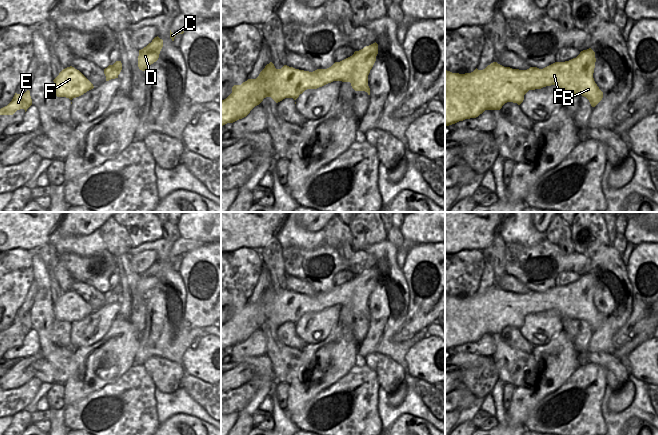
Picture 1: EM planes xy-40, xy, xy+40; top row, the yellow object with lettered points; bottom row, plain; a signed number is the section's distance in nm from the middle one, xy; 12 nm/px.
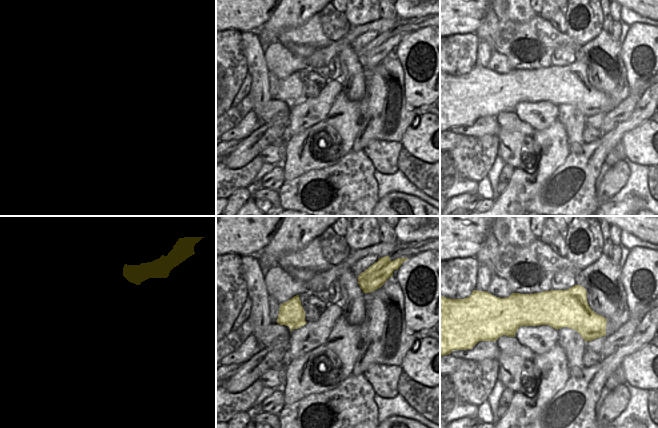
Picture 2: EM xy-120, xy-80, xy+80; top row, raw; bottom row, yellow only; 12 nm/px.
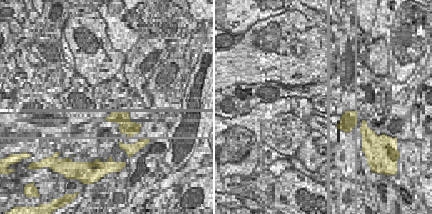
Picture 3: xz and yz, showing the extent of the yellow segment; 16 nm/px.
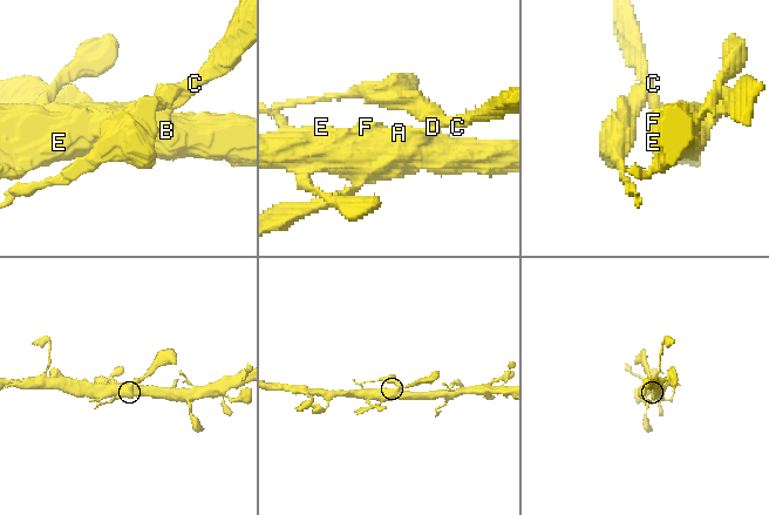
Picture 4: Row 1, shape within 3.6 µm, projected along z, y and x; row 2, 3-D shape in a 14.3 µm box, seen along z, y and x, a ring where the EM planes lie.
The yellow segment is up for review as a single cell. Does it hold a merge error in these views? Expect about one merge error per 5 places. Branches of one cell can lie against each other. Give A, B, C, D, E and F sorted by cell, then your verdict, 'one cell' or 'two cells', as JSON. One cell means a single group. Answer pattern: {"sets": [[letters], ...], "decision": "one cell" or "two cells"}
{"sets": [["A", "B", "C", "D", "E", "F"]], "decision": "one cell"}

